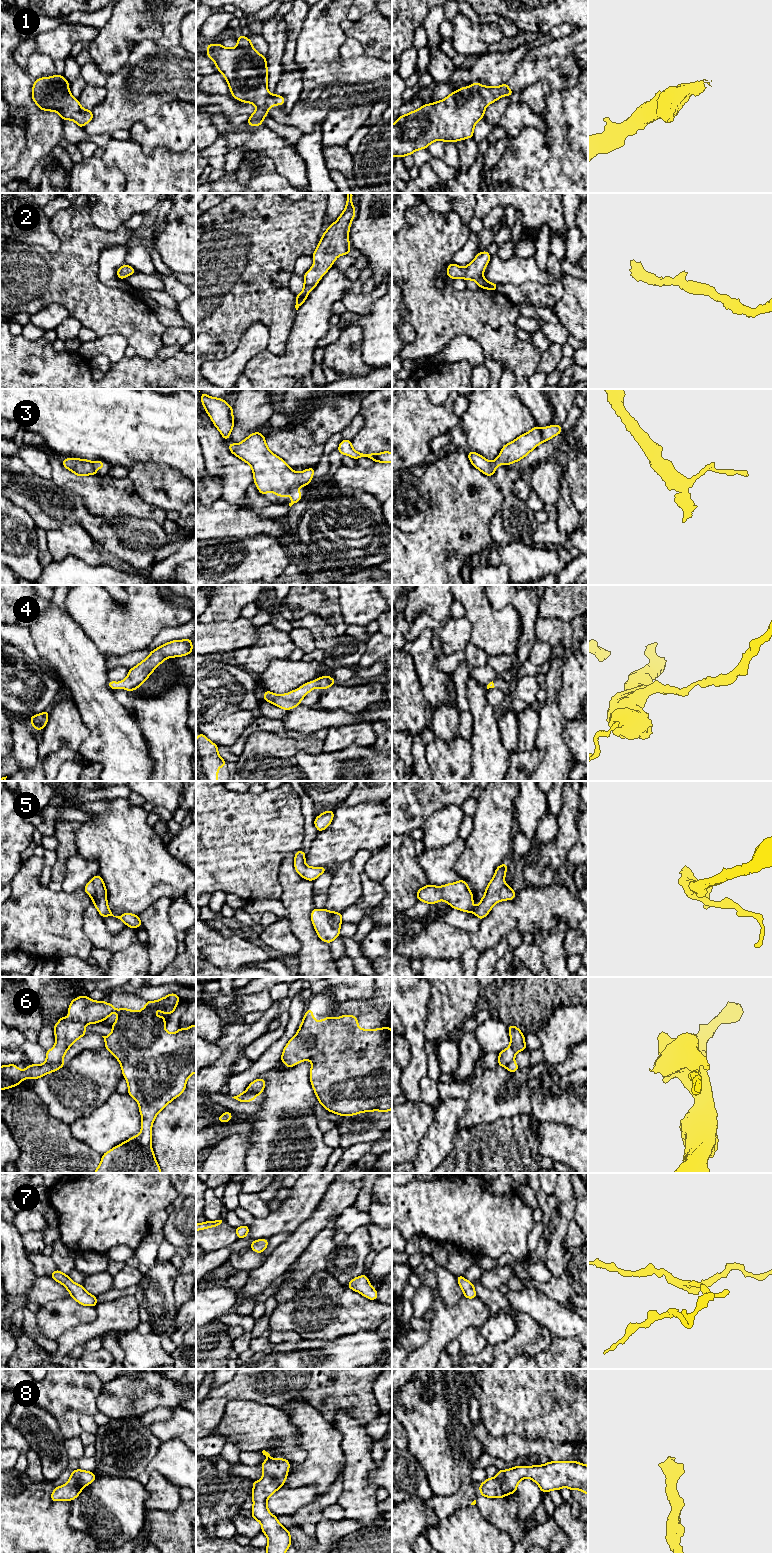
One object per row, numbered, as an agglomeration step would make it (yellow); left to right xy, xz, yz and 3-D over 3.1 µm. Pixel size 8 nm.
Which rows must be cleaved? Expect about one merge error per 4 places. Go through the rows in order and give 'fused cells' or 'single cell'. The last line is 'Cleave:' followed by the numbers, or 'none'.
1: single cell
2: single cell
3: single cell
4: single cell
5: single cell
6: fused cells
7: single cell
8: single cell
Cleave: 6

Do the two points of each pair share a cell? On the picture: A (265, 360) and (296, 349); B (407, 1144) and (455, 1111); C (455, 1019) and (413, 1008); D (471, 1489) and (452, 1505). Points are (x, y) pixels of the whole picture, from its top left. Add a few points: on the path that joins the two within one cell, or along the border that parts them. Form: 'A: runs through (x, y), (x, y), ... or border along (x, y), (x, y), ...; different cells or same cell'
A: runs through (273, 360), (288, 356); same cell
B: border along (435, 1109), (433, 1119), (420, 1142), (417, 1153); different cells
C: border along (431, 989), (424, 1035); different cells
D: runs through (466, 1494), (457, 1502); same cell

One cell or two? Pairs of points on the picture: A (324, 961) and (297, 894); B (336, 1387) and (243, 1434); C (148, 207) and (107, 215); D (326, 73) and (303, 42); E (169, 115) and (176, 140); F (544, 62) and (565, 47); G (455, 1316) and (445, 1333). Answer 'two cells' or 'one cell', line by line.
A: one cell
B: two cells
C: one cell
D: two cells
E: one cell
F: one cell
G: one cell

